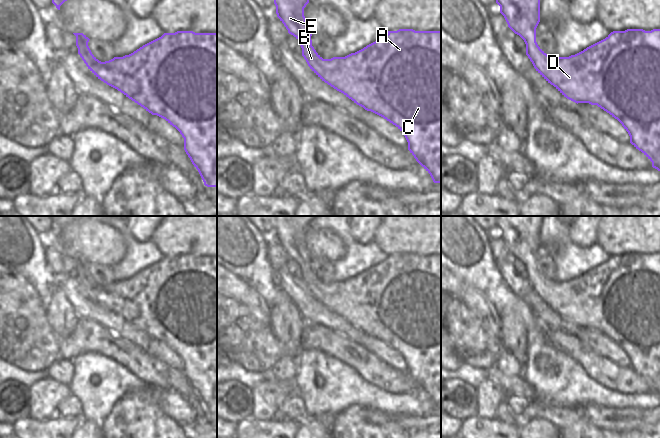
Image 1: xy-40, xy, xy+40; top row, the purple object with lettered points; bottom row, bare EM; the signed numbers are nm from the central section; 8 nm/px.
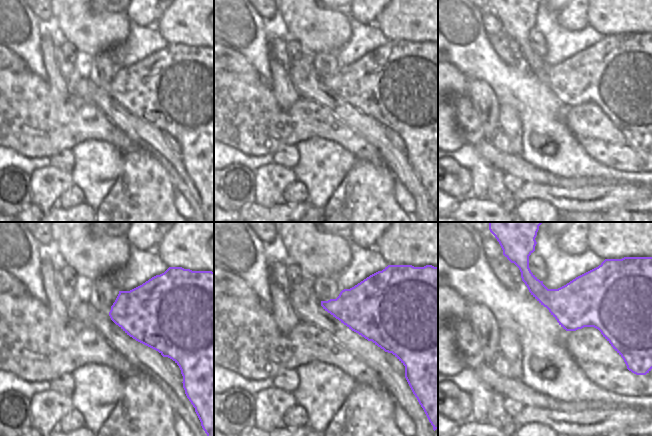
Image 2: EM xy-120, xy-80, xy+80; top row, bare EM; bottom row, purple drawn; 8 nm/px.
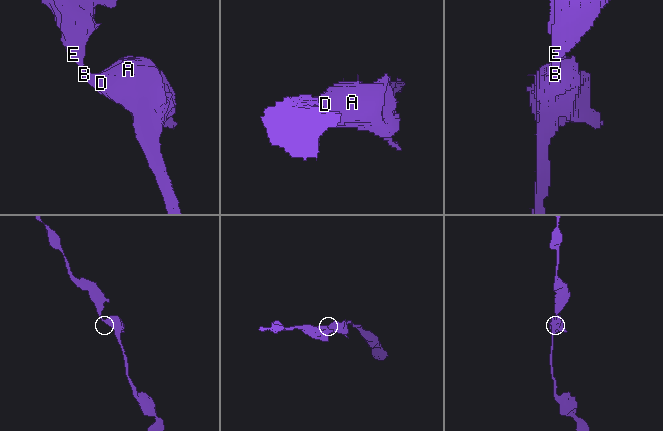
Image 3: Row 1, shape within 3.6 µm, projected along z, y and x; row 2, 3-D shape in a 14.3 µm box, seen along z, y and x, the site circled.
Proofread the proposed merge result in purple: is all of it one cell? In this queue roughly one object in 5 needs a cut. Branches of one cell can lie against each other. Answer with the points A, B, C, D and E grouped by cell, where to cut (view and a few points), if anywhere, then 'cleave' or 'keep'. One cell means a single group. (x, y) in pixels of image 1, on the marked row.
A B C D E; no cut; keep

